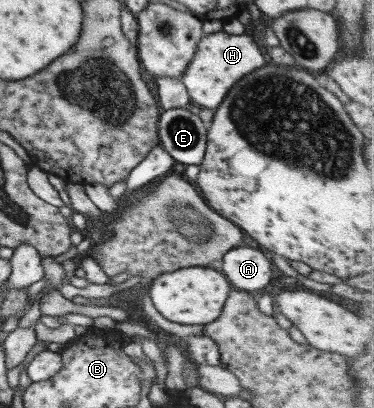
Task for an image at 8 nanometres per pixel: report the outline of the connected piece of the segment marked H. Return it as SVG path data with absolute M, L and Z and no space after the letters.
M210 33L202 35L202 38L196 43L194 56L186 65L180 77L184 85L191 104L197 104L200 108L215 110L219 103L222 102L225 93L229 87L241 79L247 73L261 67L263 63L268 62L265 56L263 59L262 51L253 43L249 33L240 35L229 35L229 33Z

